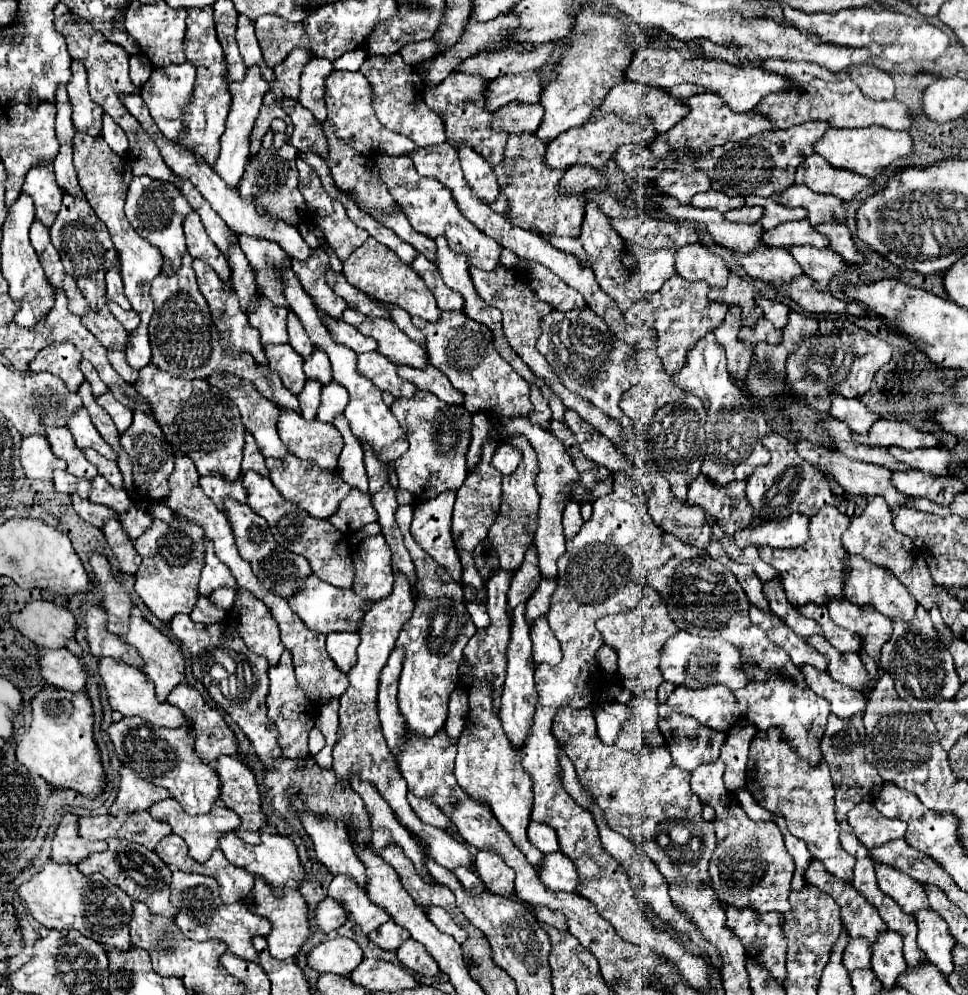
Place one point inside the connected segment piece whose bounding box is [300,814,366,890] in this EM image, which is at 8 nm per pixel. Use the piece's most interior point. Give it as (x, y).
(332, 846)

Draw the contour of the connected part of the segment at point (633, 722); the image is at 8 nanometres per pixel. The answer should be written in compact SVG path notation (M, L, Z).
M646 586L640 604L634 610L604 616L596 622L596 628L600 630L604 642L610 648L614 648L614 652L618 654L618 678L622 686L634 694L634 698L630 700L632 716L624 724L622 732L618 734L616 746L622 750L632 750L632 752L640 752L644 744L664 746L664 738L658 730L658 706L656 706L658 704L656 690L664 680L660 674L658 662L660 662L662 646L666 644L670 636L678 632L678 626L668 616L662 596L652 586Z

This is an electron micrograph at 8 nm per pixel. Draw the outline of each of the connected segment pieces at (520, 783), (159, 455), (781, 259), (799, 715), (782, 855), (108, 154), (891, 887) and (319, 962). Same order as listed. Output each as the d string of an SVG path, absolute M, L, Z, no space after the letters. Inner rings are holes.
M480 680L468 690L470 700L470 712L462 730L462 736L458 738L458 756L456 756L456 768L454 776L460 784L460 788L470 794L476 802L488 804L496 820L502 824L506 834L512 838L514 846L526 856L526 860L532 866L540 866L544 854L534 848L526 836L526 826L530 822L530 806L532 806L532 778L522 768L522 754L512 742L506 738L506 732L502 730L502 722L498 712L494 712L492 706L492 686L488 680Z
M134 410L134 422L132 426L122 434L120 446L128 452L130 462L134 466L134 484L138 494L148 500L148 502L162 502L168 498L170 488L168 488L168 476L174 470L174 458L176 452L172 446L168 446L160 426L152 416L146 416L142 410Z
M766 248L766 252L754 250L748 256L740 256L740 264L752 278L762 278L772 284L786 284L802 274L802 268L794 262L788 248Z
M770 674L766 682L750 682L746 688L736 692L740 712L758 728L768 730L772 726L780 728L784 742L788 742L796 752L808 760L810 764L818 764L820 754L820 740L826 728L826 720L830 716L830 702L824 698L818 698L812 690L802 690L800 686L794 686L786 674Z
M722 762L698 766L692 772L692 790L702 806L710 806L716 812L712 824L716 828L718 844L708 868L716 898L724 906L752 908L758 914L790 910L788 892L794 874L794 860L784 846L784 836L776 822L754 822L746 818L740 802L722 786Z
M76 130L74 132L74 166L76 166L78 182L80 182L82 190L84 190L86 200L94 208L96 216L106 224L106 228L108 228L108 232L112 236L112 242L116 246L116 252L120 256L124 294L130 300L132 310L136 310L140 314L140 318L142 318L138 330L134 330L130 334L130 344L126 348L128 364L132 368L140 370L140 368L150 364L148 322L150 322L150 316L154 312L154 302L150 298L150 284L160 274L162 256L150 242L146 242L144 238L140 238L136 234L136 230L130 226L130 222L124 216L124 198L126 198L128 184L132 180L132 170L130 170L130 164L126 162L126 158L122 158L120 154L114 154L114 150L110 150L110 146L104 142L102 136L80 134L80 130Z
M876 862L876 878L880 890L894 898L906 914L914 916L916 910L928 908L924 886L918 886L914 878L906 878L906 874L898 874L898 870L890 870L890 866L882 866L882 862Z
M332 936L308 952L308 964L318 972L348 976L362 962L360 946L344 936Z

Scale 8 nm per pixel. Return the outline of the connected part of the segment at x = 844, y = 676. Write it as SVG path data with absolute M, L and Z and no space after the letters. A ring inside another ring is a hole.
M818 634L818 638L806 638L806 642L830 660L828 674L834 680L838 680L850 688L856 688L856 690L862 690L870 682L870 676L866 674L866 668L860 660L858 652L842 654L842 652L834 650L834 646L830 646L830 642L826 642L826 638L822 634Z

